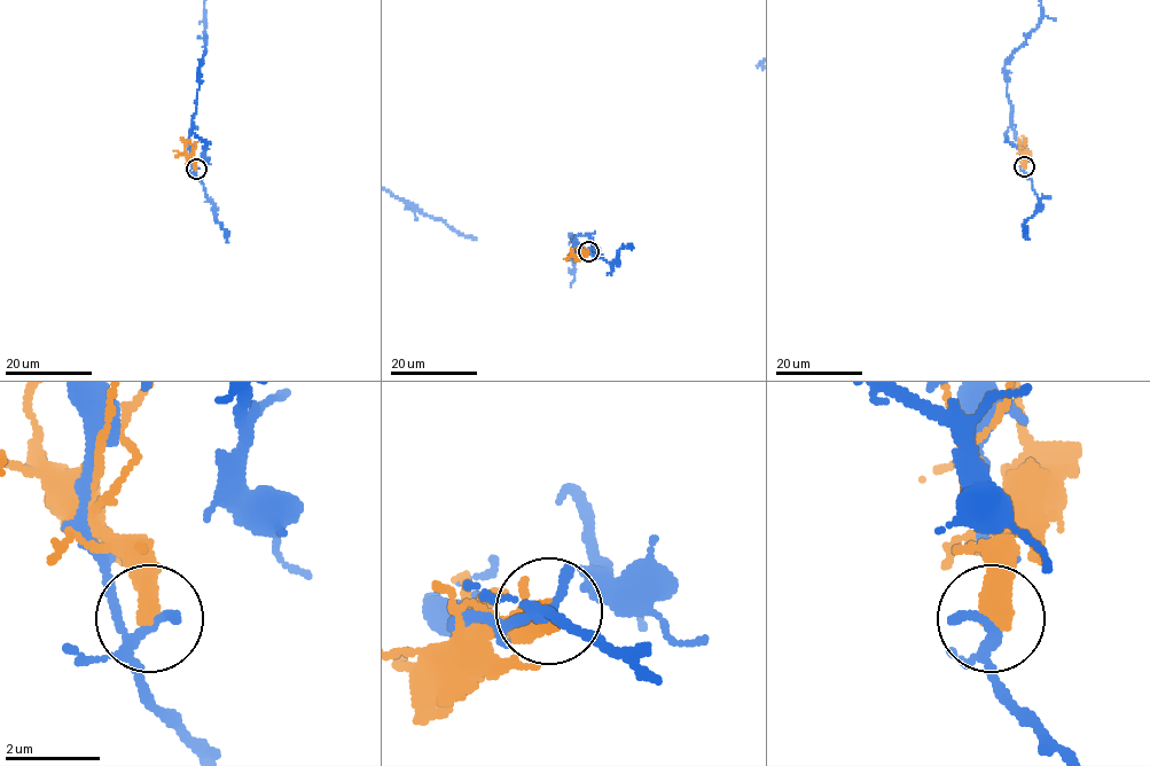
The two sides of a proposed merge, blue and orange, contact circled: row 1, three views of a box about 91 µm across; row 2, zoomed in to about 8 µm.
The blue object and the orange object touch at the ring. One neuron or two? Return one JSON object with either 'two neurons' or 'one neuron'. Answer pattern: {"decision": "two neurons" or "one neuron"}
{"decision": "two neurons"}

